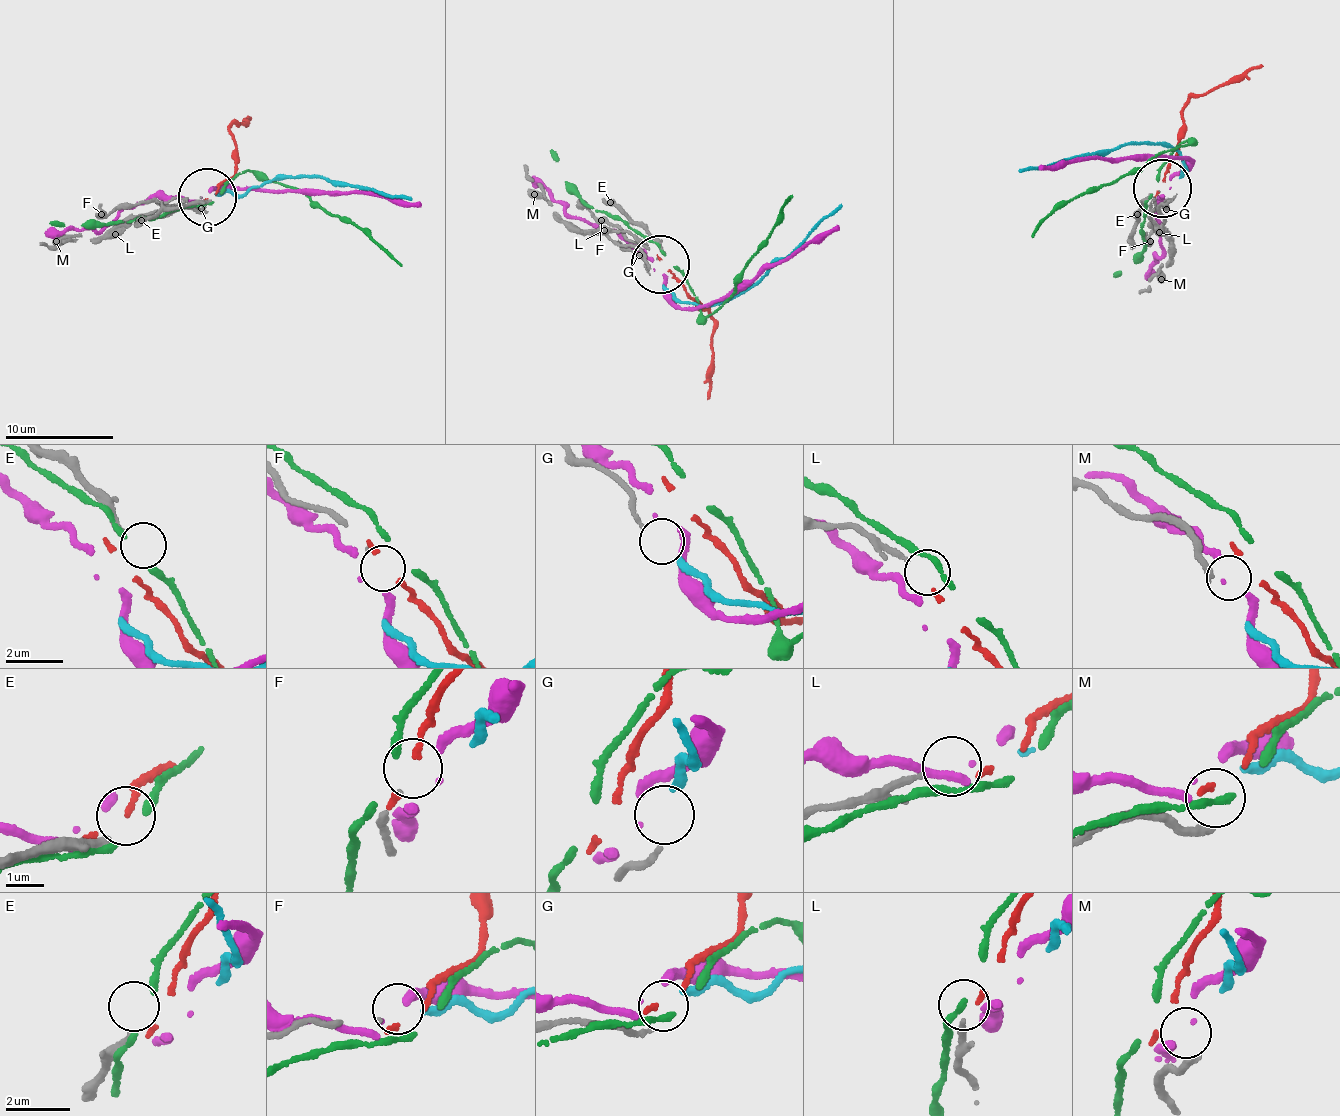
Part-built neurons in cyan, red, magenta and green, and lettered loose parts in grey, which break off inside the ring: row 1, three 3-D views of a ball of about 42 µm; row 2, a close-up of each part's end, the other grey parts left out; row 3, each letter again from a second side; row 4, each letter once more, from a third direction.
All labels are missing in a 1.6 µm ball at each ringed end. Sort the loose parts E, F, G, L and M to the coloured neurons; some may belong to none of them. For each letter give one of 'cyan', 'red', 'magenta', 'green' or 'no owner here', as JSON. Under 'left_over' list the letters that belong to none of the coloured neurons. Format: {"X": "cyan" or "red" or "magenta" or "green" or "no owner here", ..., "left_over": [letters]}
{"E": "no owner here", "F": "no owner here", "G": "cyan", "L": "red", "M": "no owner here", "left_over": ["E", "F", "M"]}

